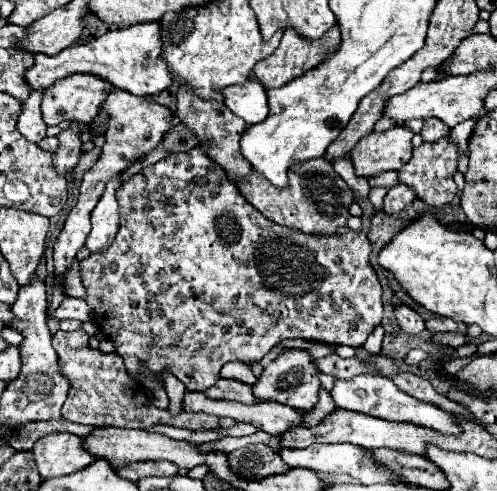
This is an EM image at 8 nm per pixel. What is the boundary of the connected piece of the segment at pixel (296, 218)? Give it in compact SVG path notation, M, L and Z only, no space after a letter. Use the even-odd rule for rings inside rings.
M325 158L305 160L305 164L293 164L289 170L289 184L287 188L273 188L259 172L251 172L237 184L239 192L251 202L263 216L269 220L295 228L303 234L333 234L339 226L347 226L349 210L347 206L353 202L351 188L343 182L343 178L333 170L333 166Z

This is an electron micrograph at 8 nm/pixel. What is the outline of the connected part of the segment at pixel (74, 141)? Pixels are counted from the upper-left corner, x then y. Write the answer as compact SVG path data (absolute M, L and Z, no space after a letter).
M71 124L69 130L63 130L57 136L59 138L59 148L53 154L53 166L59 175L69 177L71 170L77 166L79 154L81 154L79 134L83 130L89 130L89 126L87 124Z

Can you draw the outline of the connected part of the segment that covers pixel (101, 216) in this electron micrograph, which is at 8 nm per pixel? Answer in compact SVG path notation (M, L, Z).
M119 176L109 180L109 184L105 184L105 192L91 214L93 228L91 228L87 242L85 242L85 246L91 252L97 252L101 248L109 248L109 244L113 242L115 232L119 228L119 204L115 200L117 186L121 186Z

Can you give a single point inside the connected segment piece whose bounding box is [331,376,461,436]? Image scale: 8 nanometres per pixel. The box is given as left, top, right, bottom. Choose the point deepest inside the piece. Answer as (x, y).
(377, 396)

